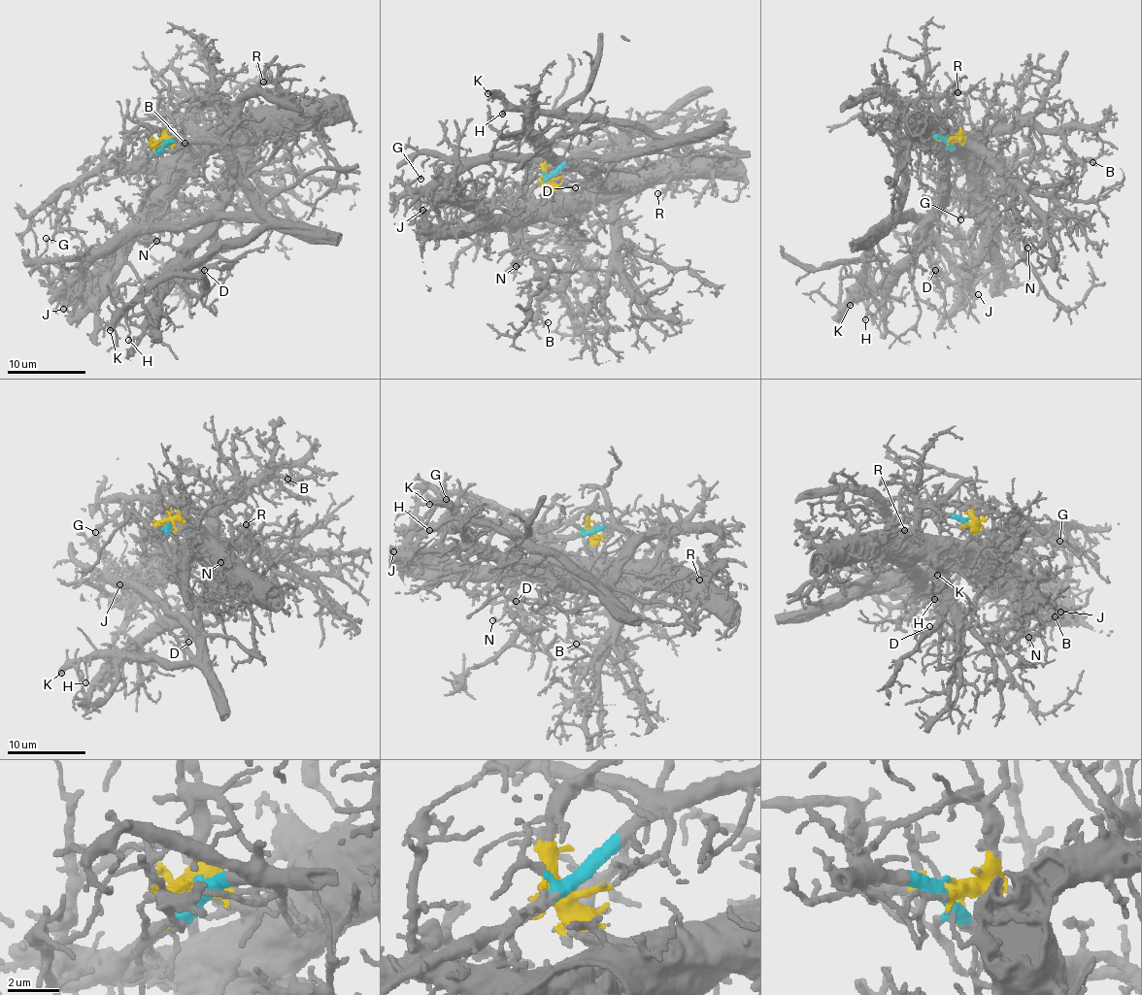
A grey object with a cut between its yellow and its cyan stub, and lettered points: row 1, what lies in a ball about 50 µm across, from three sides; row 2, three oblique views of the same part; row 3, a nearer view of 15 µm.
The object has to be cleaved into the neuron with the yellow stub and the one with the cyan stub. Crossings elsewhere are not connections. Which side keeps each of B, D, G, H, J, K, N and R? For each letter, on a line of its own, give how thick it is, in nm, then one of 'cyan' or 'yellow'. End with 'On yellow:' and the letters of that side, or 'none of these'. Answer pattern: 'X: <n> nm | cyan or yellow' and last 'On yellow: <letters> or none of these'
B: 190 nm | yellow
D: 240 nm | yellow
G: 170 nm | cyan
H: 240 nm | cyan
J: 190 nm | cyan
K: 480 nm | cyan
N: 260 nm | yellow
R: 280 nm | yellow
On yellow: B, D, N, R

